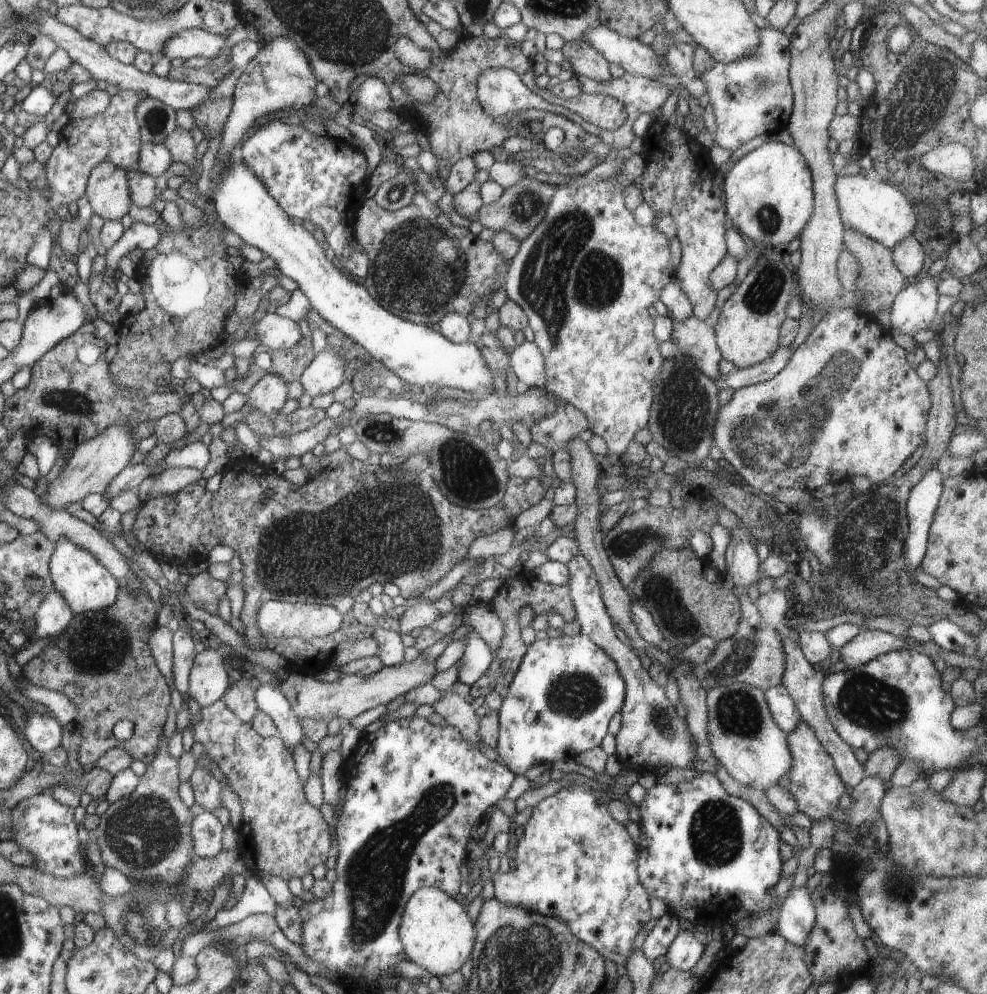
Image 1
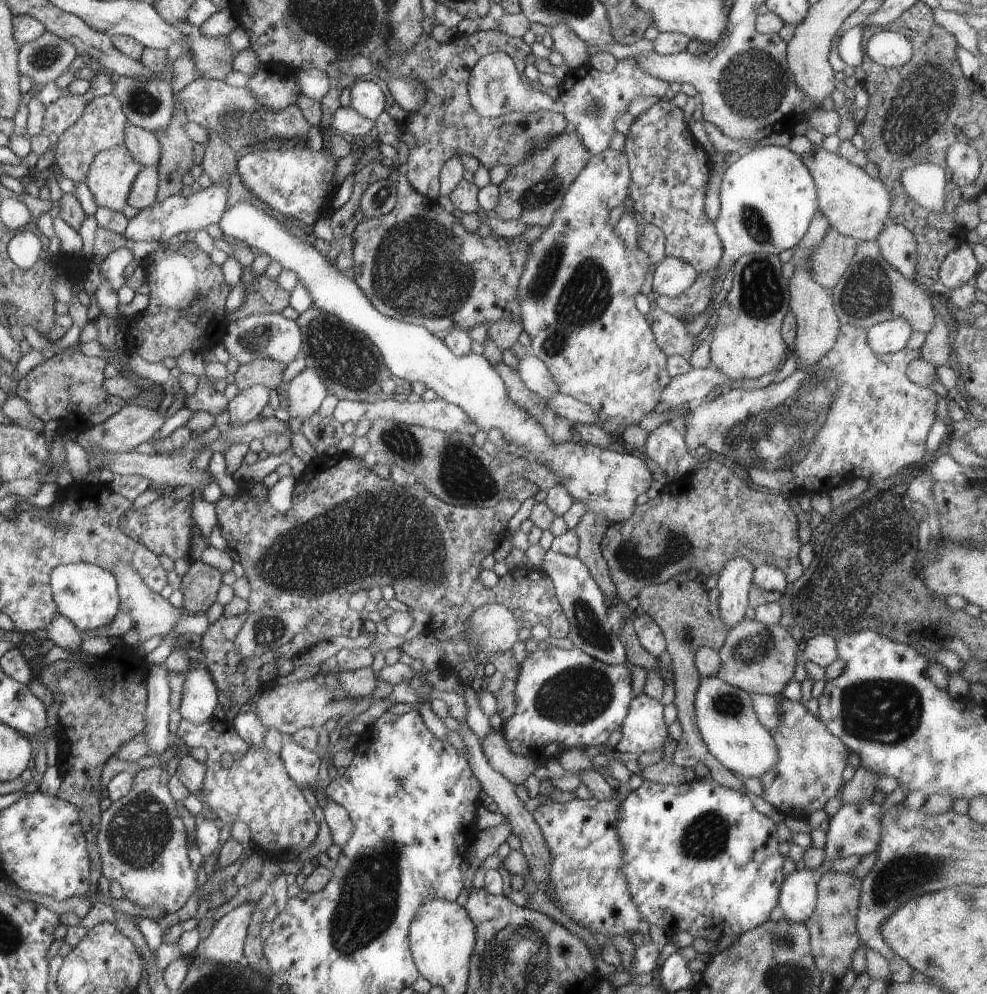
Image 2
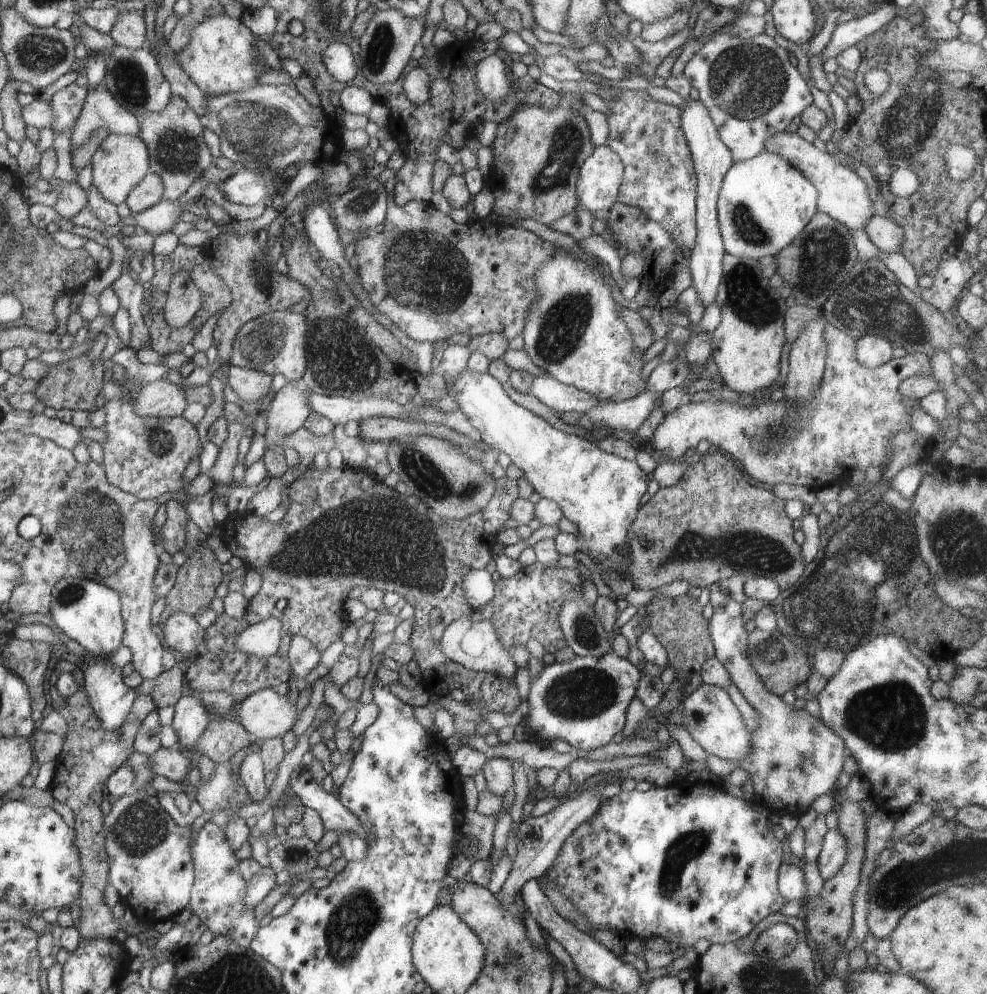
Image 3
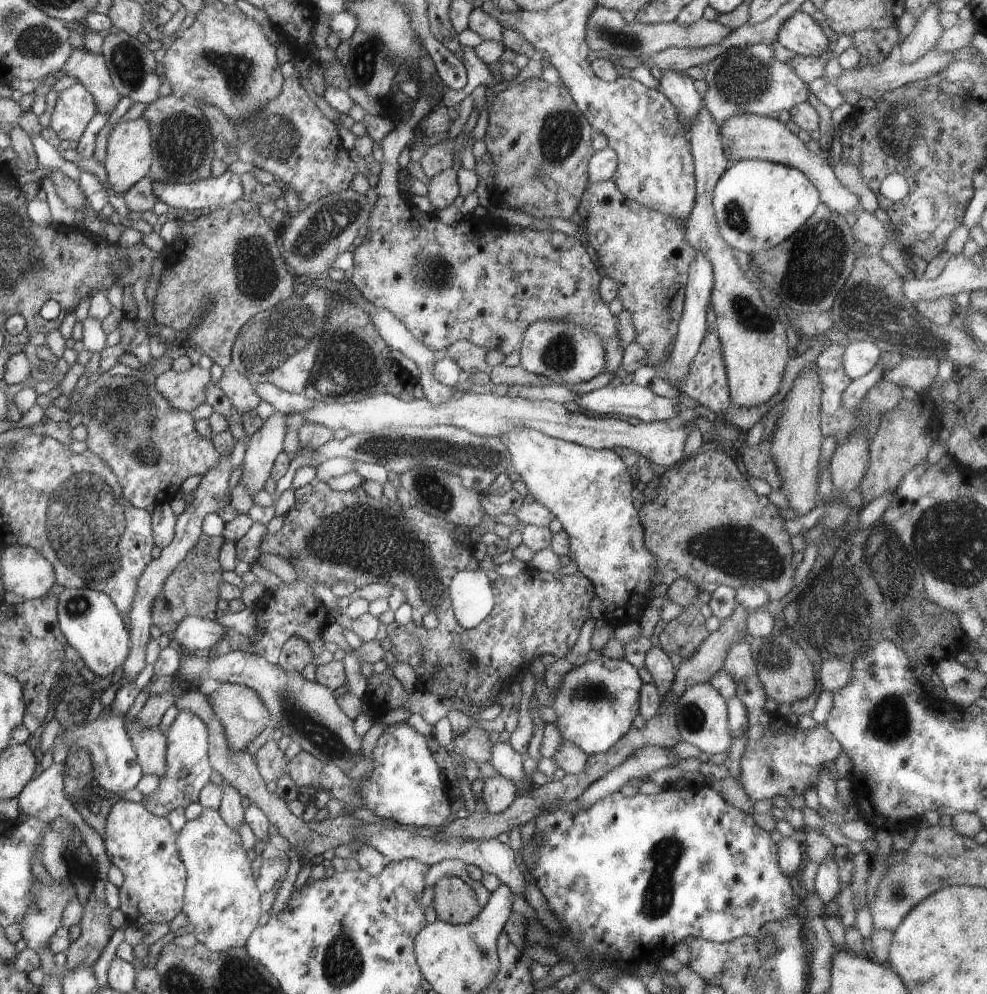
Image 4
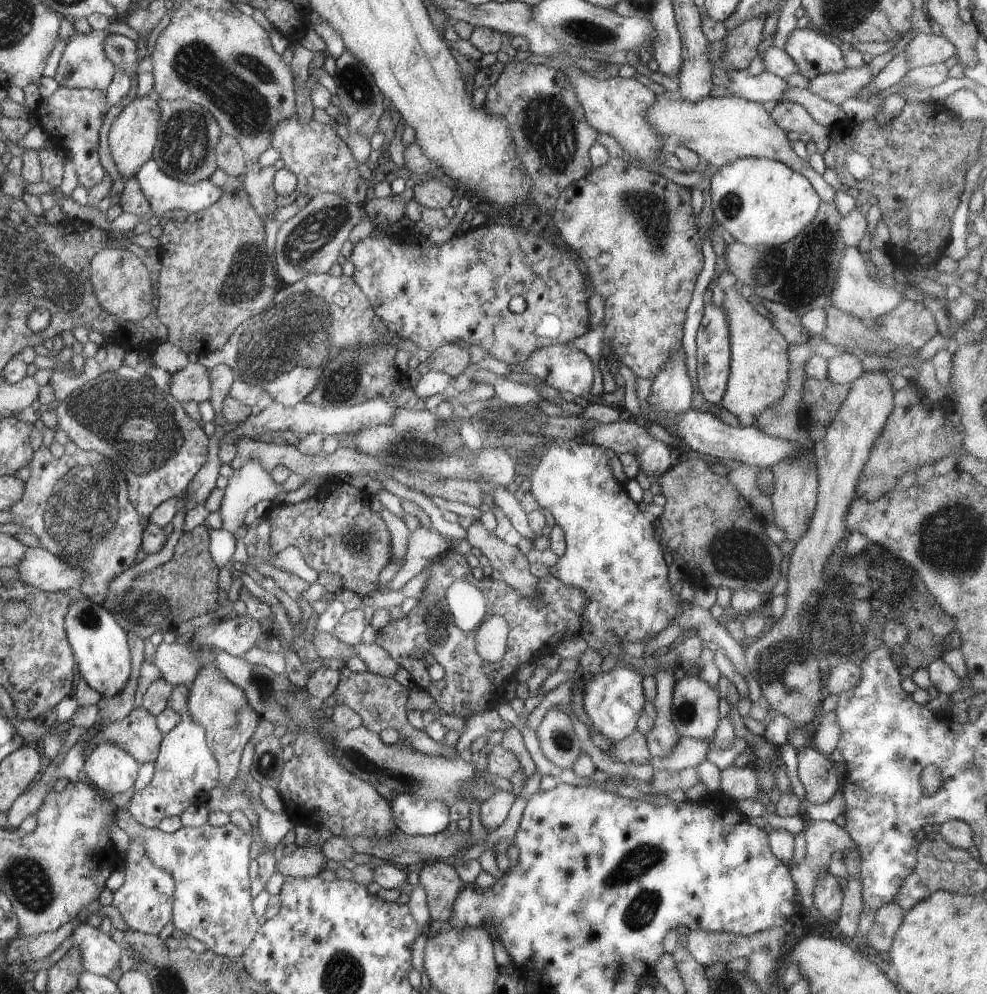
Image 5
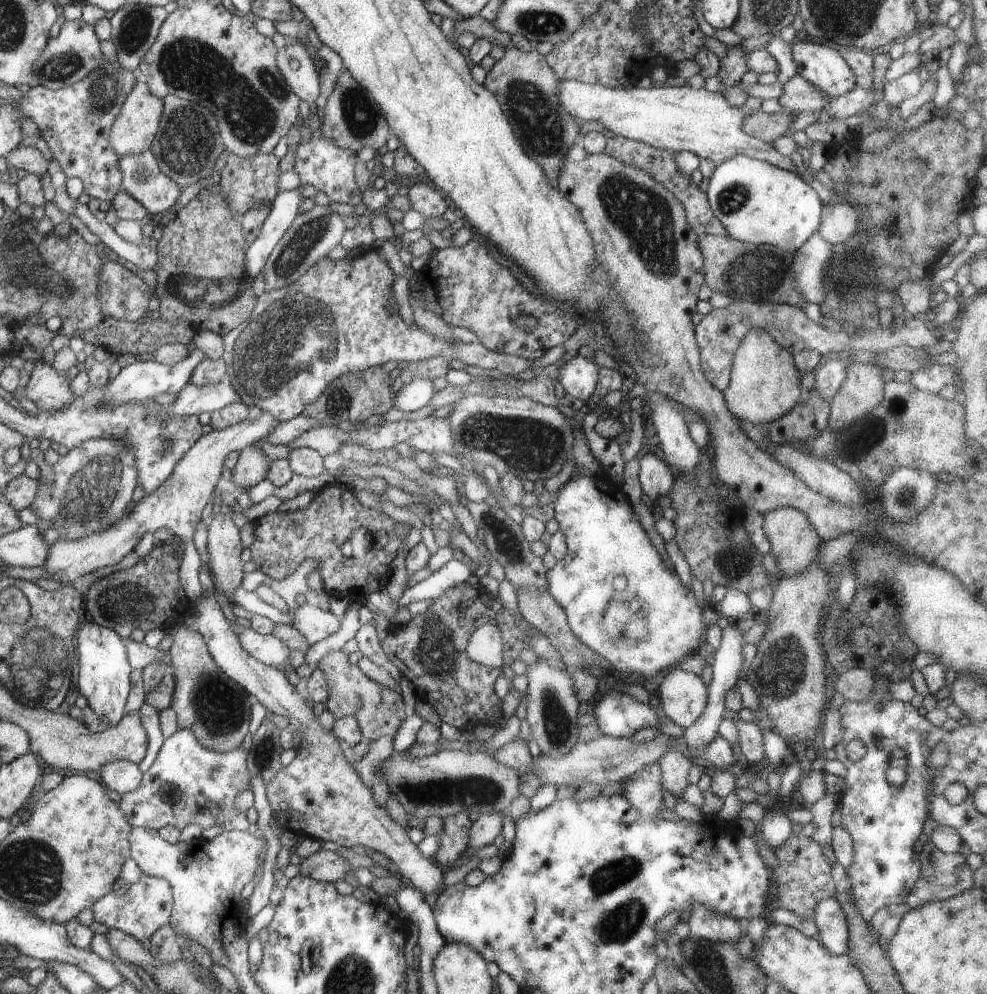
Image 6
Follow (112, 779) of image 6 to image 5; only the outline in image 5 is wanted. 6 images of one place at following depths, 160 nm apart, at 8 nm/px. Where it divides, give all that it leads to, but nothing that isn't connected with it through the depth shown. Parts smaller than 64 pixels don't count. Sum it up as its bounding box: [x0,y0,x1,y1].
[83,742,141,796]

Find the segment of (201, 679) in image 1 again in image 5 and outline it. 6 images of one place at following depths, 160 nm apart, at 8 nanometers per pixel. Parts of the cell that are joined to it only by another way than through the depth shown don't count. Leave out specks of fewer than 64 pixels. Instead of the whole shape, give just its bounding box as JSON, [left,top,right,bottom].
[124,720,220,828]

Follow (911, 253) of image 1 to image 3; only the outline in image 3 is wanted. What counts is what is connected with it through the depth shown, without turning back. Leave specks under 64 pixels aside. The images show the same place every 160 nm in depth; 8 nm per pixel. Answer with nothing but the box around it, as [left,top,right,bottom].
[863,216,905,254]

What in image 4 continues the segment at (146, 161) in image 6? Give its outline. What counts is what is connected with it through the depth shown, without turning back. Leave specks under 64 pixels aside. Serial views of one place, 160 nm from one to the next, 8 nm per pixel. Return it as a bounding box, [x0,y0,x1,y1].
[155,171,245,217]

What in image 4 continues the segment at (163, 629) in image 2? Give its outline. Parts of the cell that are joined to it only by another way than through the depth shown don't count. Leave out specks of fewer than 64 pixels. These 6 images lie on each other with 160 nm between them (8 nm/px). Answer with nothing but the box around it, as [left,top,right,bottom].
[174,616,228,653]

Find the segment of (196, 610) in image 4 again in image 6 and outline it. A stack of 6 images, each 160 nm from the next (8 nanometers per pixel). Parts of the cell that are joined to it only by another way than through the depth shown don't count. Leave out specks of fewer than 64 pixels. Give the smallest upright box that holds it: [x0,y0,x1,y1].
[86,542,193,639]

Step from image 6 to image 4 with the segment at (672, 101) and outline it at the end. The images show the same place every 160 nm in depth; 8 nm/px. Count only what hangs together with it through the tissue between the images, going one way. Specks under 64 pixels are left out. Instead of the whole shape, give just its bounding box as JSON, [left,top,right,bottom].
[722,114,861,216]

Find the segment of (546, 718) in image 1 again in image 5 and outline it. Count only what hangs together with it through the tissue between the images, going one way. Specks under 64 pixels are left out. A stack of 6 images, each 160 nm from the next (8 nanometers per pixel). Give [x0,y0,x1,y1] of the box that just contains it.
[582,666,647,742]

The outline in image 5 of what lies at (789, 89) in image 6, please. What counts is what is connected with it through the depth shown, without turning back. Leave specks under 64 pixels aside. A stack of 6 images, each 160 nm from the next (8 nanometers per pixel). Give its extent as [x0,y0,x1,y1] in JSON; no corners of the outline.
[807,63,874,105]

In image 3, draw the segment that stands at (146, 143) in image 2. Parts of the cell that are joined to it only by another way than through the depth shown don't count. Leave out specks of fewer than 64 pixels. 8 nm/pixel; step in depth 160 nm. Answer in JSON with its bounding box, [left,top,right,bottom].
[72,84,140,146]

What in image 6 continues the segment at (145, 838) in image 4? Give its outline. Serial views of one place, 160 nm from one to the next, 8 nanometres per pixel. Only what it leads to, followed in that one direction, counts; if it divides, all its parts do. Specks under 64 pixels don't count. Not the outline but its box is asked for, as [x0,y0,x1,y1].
[91,874,173,941]

